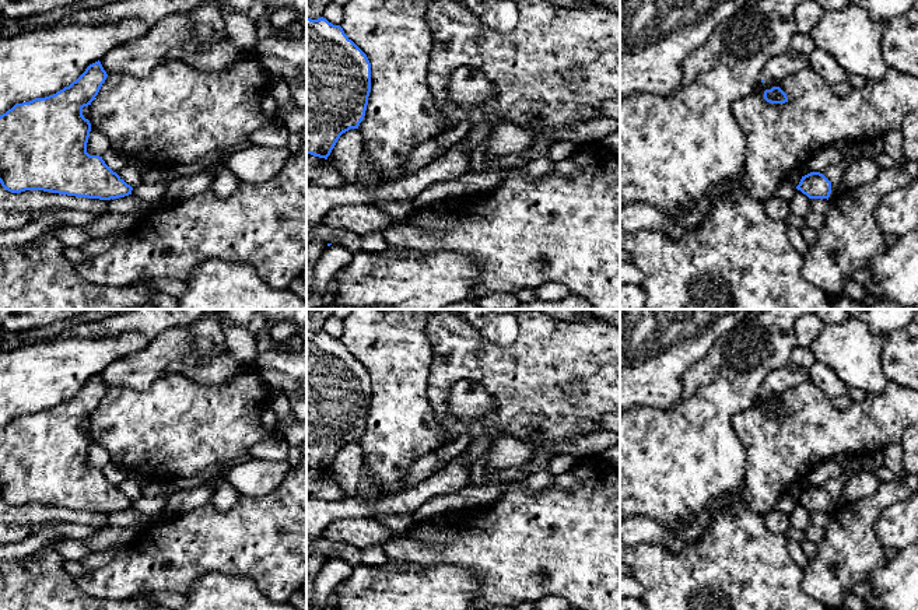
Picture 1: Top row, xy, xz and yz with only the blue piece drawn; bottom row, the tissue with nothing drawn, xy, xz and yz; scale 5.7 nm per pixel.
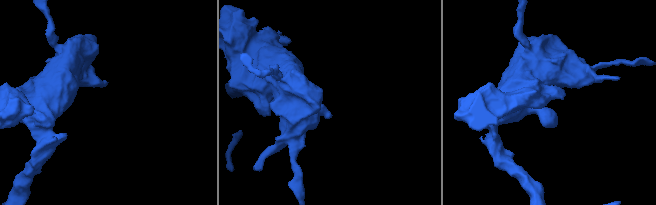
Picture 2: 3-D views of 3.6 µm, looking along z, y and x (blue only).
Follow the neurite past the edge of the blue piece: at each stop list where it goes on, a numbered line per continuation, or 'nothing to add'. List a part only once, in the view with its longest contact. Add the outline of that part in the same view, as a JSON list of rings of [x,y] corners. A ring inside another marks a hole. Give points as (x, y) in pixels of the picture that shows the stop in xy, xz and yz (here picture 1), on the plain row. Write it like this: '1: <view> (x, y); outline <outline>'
nothing to add

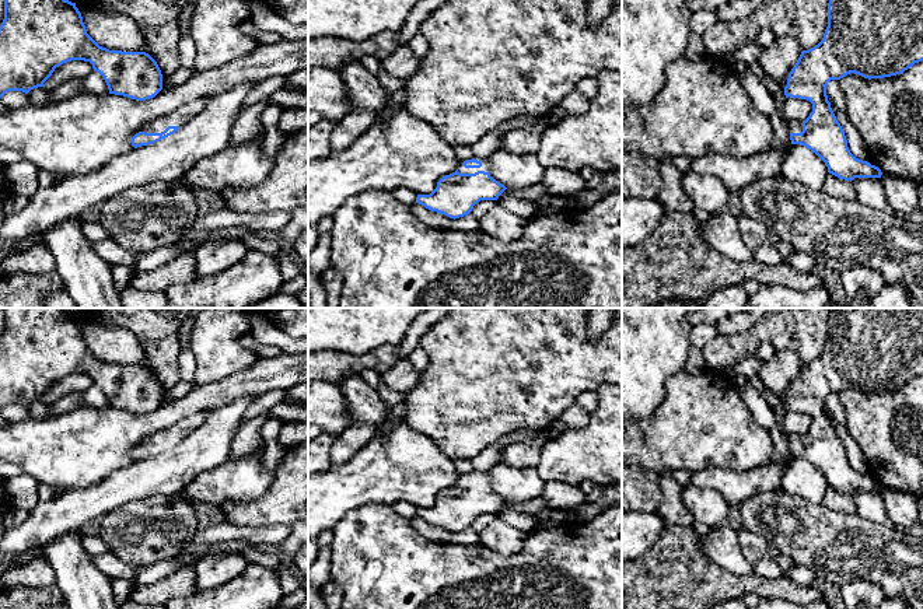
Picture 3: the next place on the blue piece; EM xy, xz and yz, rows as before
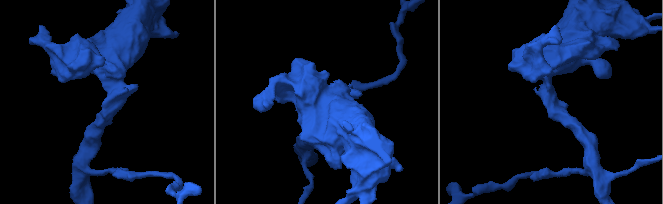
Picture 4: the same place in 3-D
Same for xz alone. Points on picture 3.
1: xz (485, 476); outline [[[473,470],[475,472],[475,470]],[[475,472],[482,476],[480,482],[465,482],[462,477],[464,475],[459,476],[458,486],[459,487],[475,487],[478,484],[485,484],[489,486],[489,473],[487,472]]]

